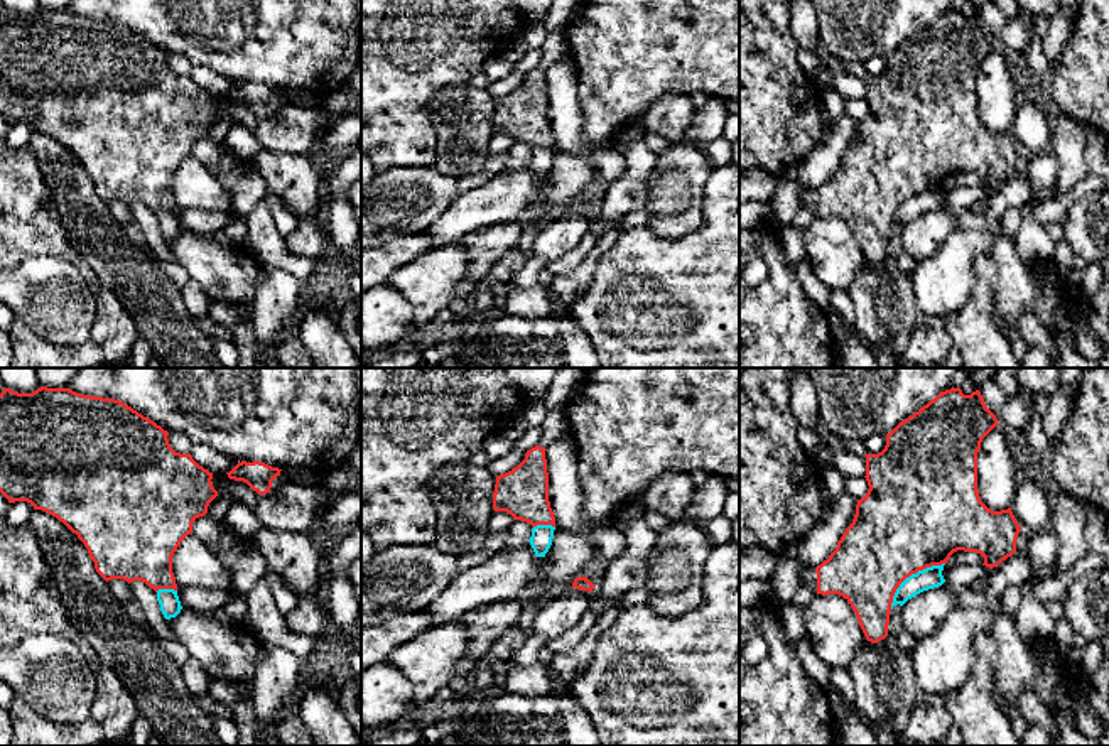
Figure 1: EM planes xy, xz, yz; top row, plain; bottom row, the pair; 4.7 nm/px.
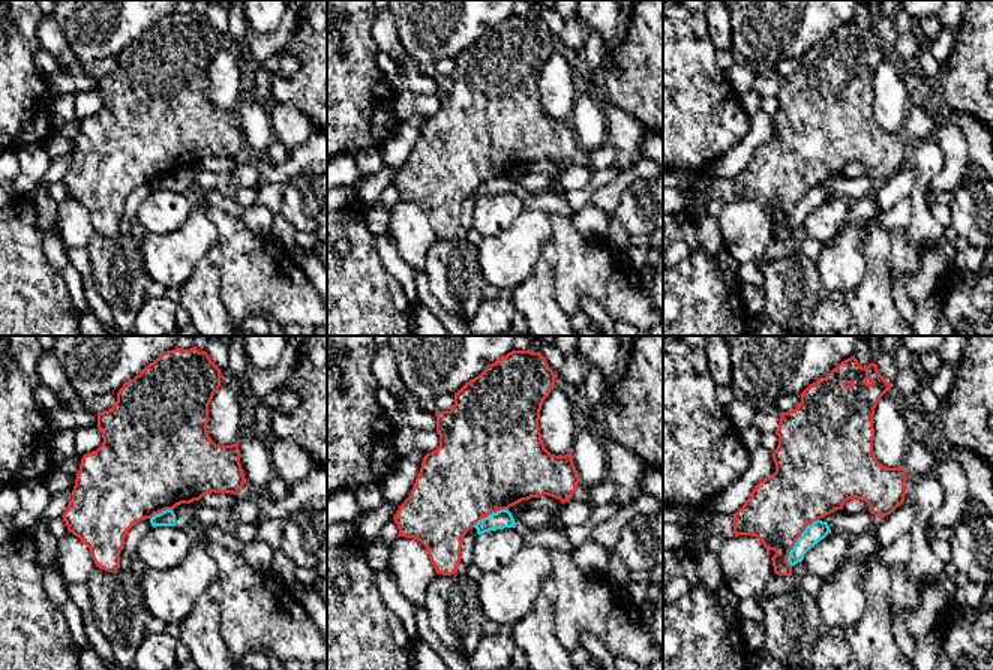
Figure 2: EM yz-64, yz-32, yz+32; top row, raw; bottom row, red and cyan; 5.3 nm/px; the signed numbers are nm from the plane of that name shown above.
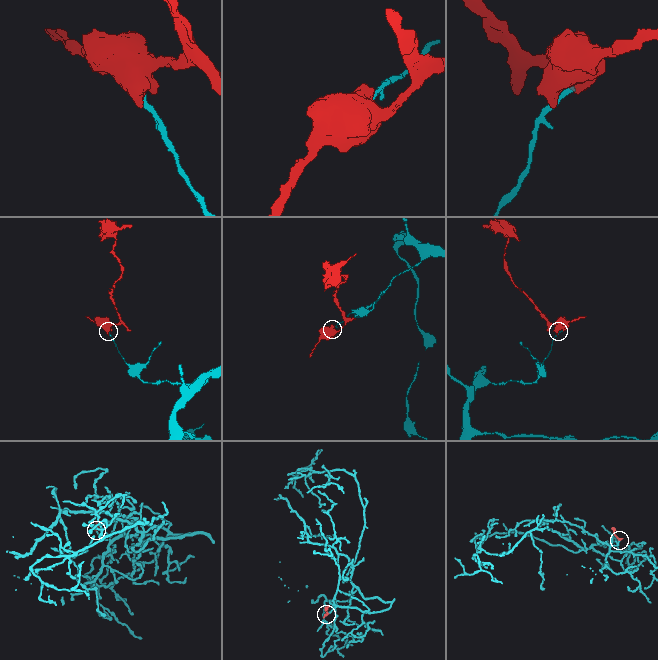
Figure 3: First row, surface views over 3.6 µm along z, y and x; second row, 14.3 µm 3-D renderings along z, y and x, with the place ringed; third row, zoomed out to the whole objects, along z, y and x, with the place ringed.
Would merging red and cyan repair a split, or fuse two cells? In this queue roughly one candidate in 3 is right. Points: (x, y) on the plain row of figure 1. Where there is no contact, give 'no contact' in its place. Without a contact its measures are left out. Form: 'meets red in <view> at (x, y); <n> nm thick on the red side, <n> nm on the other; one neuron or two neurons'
meets red in yz at (910, 196); 480 nm thick on the red side, 100 nm on the other; two neurons

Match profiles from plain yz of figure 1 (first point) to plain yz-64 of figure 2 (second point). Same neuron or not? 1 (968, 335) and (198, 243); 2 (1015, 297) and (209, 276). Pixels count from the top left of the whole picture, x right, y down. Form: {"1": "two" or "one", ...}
{"1": "two", "2": "two"}

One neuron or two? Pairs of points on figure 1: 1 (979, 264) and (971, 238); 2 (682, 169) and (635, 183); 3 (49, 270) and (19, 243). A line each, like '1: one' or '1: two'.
1: two
2: two
3: two

